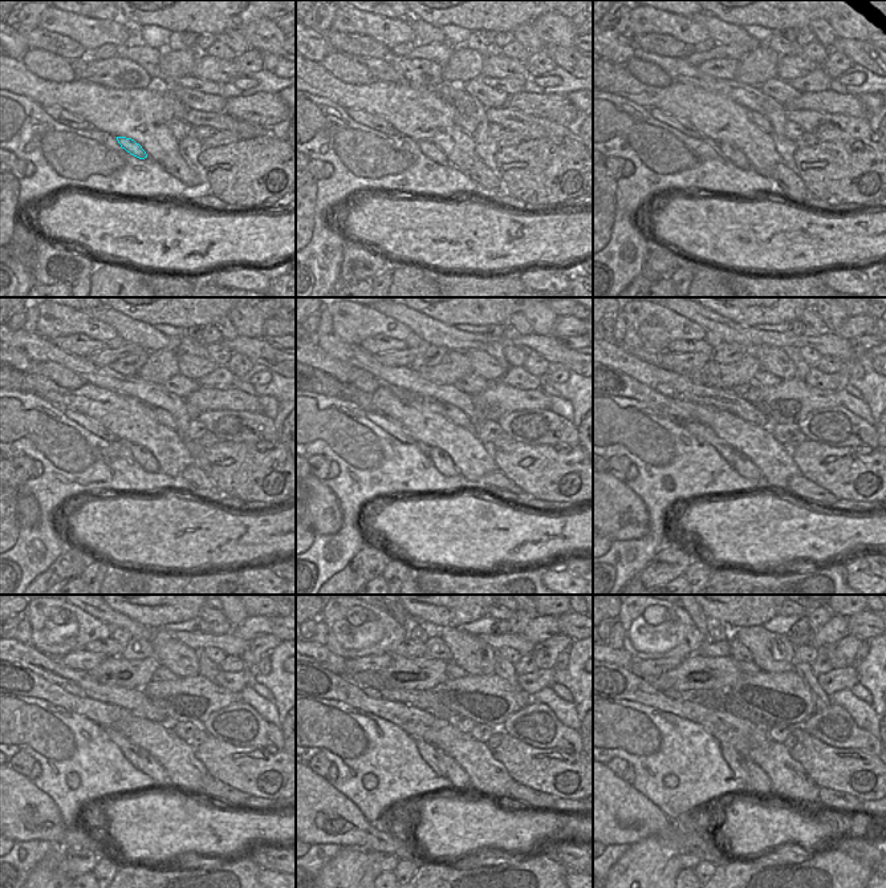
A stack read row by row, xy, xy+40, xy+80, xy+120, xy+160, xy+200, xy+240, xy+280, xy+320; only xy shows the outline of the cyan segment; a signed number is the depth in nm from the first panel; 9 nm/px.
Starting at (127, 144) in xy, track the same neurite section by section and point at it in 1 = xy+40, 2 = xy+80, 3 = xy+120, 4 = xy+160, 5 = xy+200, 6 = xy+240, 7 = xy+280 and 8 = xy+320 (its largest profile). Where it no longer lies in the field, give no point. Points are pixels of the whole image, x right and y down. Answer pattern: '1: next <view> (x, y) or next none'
1: next xy+40 (429, 149)
2: next xy+80 (735, 155)
3: next xy+120 (143, 457)
4: next xy+160 (442, 461)
5: next xy+200 (743, 465)
6: next xy+240 (150, 766)
7: next xy+280 (460, 783)
8: next xy+320 (758, 779)

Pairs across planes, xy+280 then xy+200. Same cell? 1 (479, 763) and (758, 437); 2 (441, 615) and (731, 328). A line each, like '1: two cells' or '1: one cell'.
1: one cell
2: two cells

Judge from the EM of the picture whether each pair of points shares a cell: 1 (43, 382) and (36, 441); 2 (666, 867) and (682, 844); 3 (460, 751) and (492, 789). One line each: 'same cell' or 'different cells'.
1: different cells
2: different cells
3: same cell

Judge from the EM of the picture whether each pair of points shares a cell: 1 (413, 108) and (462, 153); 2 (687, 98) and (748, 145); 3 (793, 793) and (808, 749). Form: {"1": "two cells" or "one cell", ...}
{"1": "one cell", "2": "one cell", "3": "two cells"}

